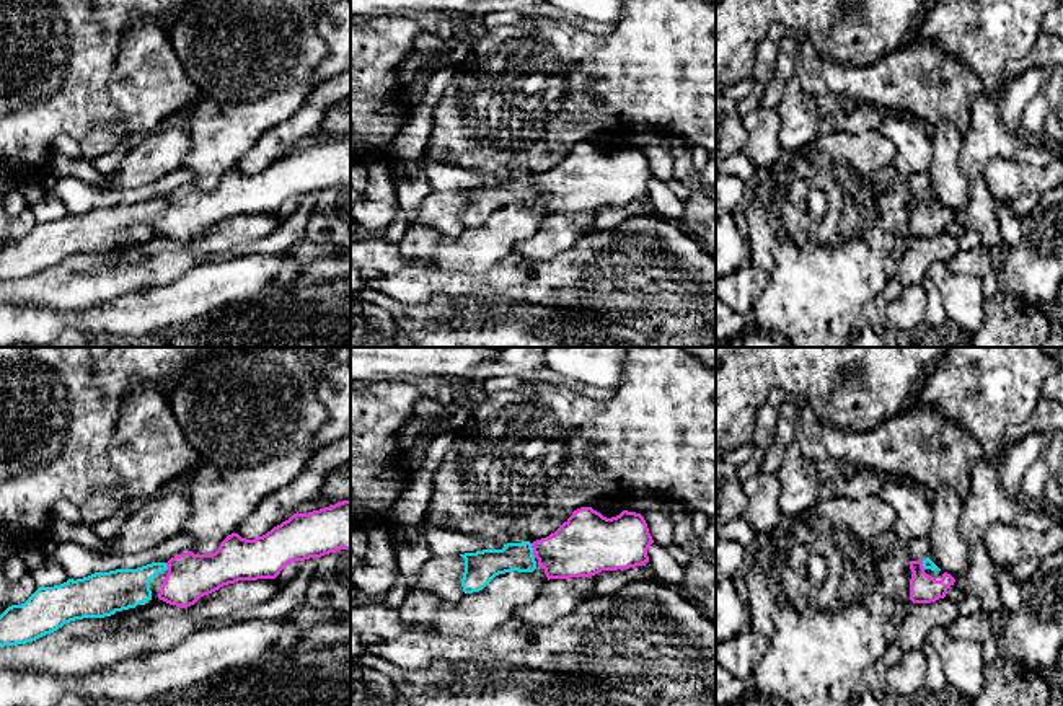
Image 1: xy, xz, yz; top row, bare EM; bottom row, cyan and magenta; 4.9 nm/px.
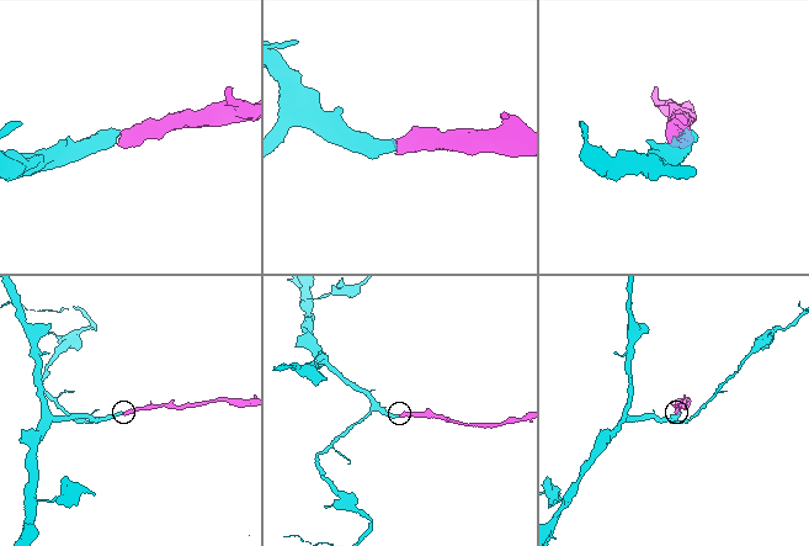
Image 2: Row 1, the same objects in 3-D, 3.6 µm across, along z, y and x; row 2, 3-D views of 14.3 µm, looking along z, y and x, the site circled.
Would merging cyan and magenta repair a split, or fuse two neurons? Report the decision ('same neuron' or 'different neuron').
same neuron

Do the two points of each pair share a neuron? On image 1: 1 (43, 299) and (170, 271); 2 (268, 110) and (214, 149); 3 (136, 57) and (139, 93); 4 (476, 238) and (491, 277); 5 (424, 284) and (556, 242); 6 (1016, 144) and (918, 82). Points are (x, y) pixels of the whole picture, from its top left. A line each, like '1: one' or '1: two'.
1: one
2: one
3: one
4: two
5: two
6: two

